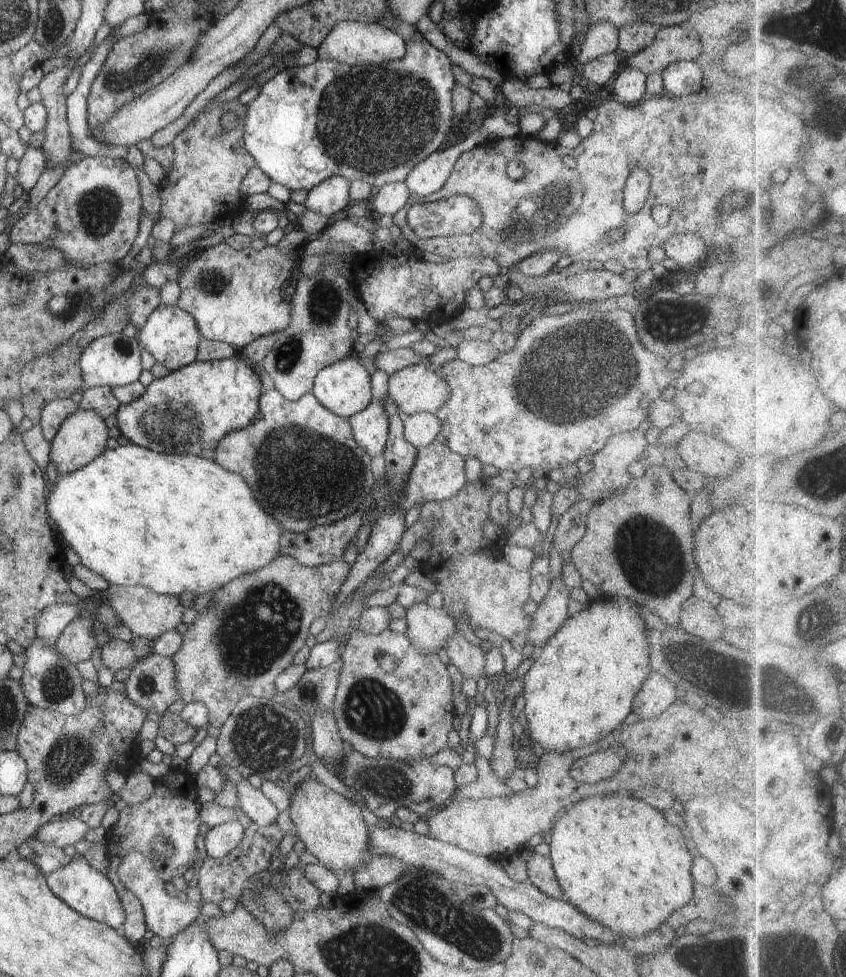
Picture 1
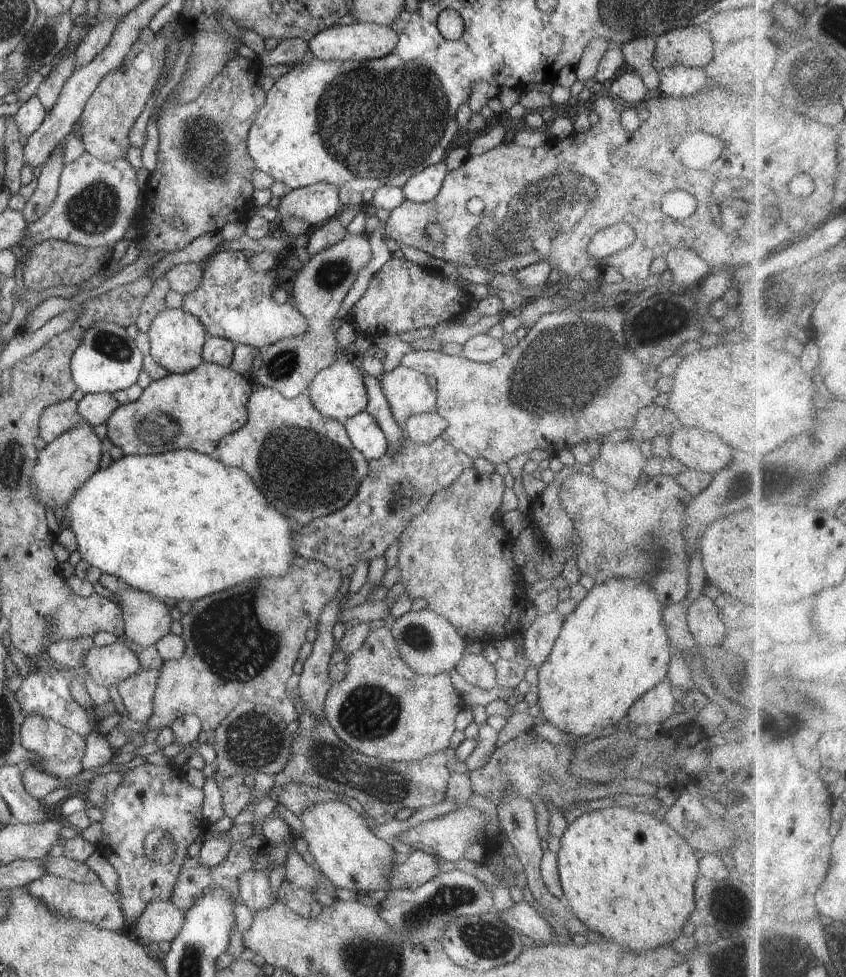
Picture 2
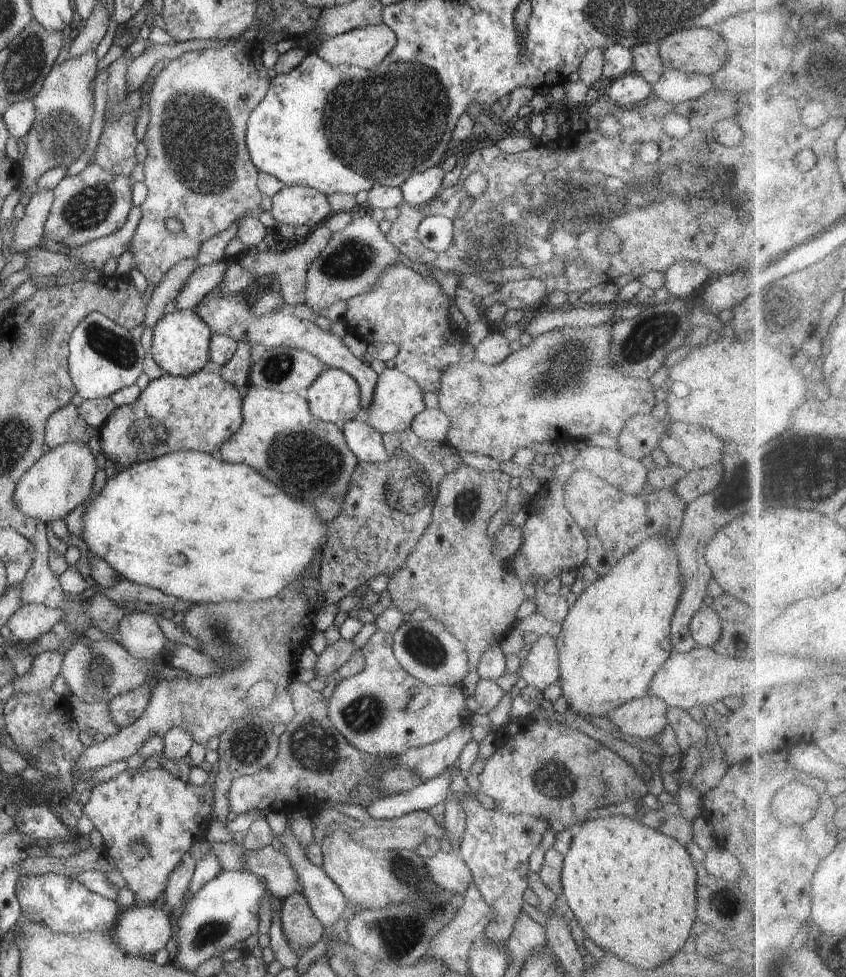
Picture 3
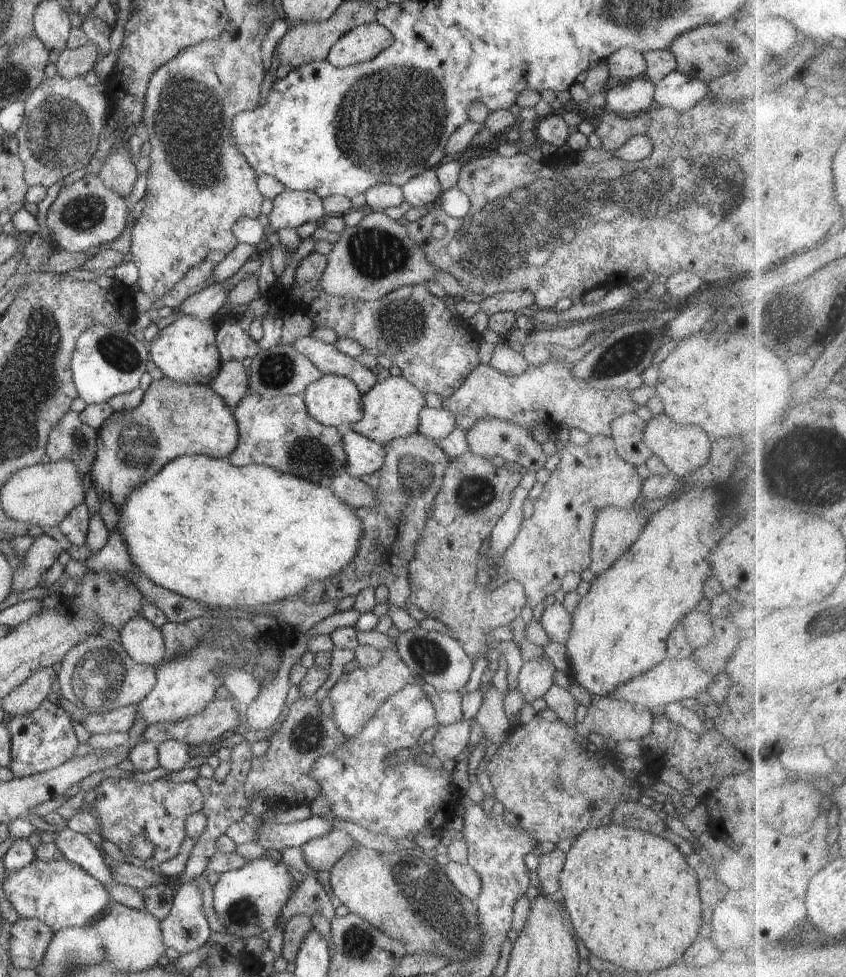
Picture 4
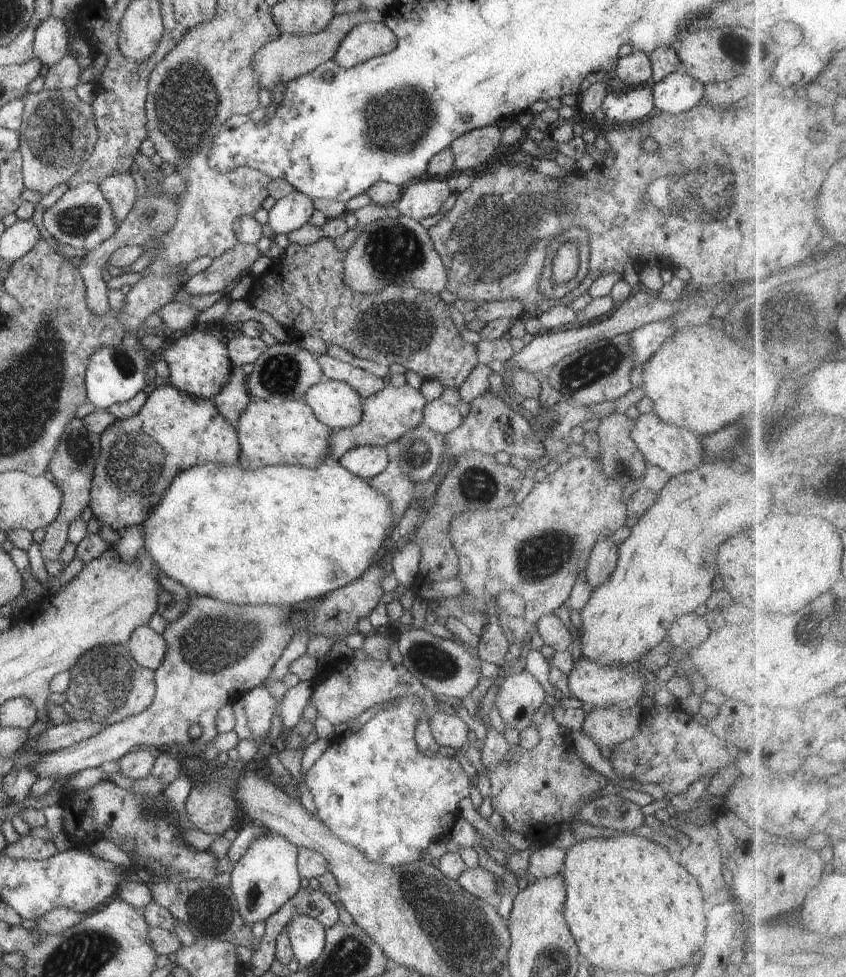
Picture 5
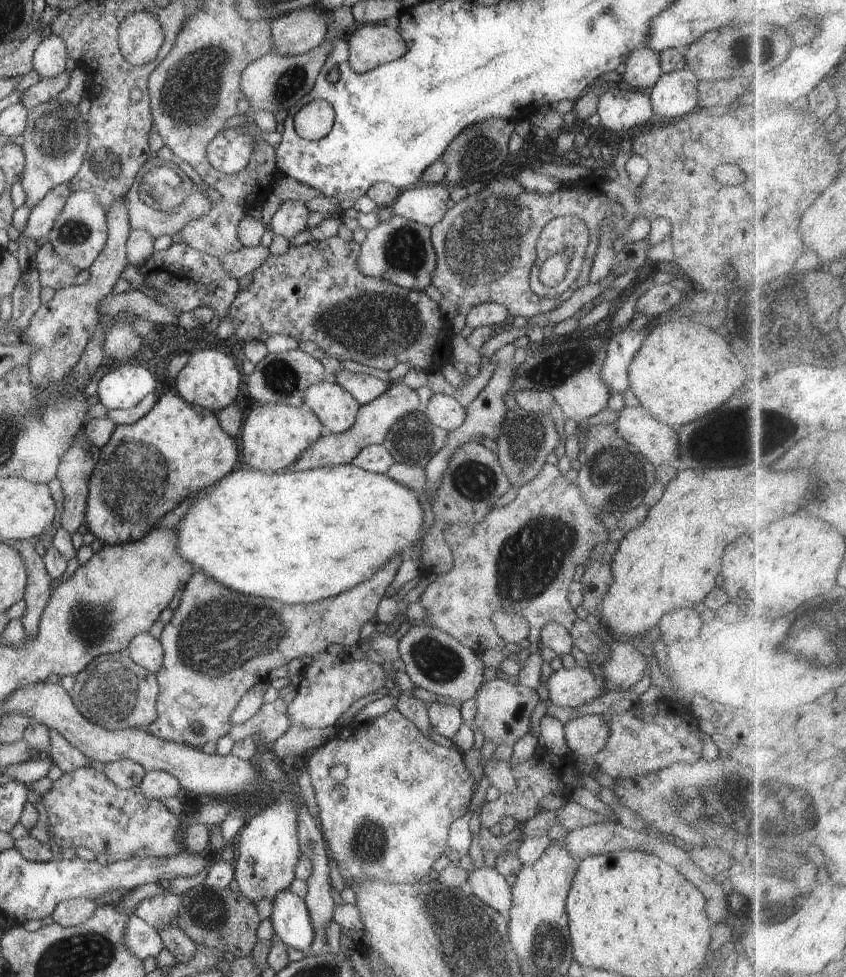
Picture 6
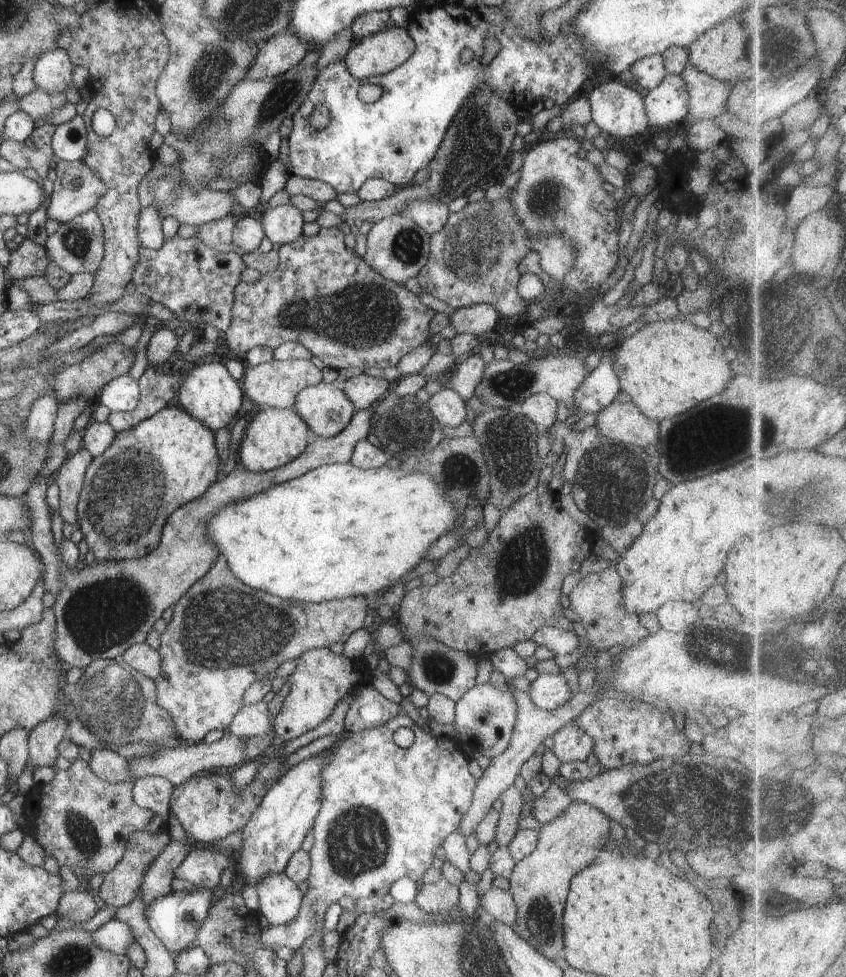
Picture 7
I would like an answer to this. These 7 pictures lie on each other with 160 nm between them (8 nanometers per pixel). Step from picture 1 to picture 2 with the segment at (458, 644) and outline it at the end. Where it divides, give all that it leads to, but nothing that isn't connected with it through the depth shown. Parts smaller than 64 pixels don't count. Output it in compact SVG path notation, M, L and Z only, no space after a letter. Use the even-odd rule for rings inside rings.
M466 653L455 669L463 676L463 681L472 686L486 690L497 686L494 665L488 663L482 654L476 656Z

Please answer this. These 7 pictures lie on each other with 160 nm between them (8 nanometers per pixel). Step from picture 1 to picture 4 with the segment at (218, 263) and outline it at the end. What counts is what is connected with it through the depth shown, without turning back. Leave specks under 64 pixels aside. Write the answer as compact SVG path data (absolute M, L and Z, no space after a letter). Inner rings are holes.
M308 336L298 338L290 345L309 358L324 375L346 377L355 382L362 394L378 383L376 370L372 371L356 359L338 351L332 343L326 344Z

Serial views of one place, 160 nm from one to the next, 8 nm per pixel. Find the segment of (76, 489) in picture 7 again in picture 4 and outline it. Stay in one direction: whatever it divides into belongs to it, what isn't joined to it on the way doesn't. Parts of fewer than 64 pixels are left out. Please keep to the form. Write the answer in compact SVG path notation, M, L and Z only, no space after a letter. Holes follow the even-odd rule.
M69 410L49 432L45 453L48 454L48 458L52 462L62 459L74 461L76 468L79 469L79 474L84 477L95 461L98 435L97 430L85 425L80 420L76 411ZM44 534L37 536L23 561L13 568L13 589L26 591L38 586L41 576L58 560L62 550L60 542L53 537Z

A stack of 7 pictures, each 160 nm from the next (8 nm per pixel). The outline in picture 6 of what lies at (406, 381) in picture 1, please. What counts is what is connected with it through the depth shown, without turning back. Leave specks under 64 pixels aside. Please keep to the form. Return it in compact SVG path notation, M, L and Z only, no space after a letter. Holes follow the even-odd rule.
M401 381L393 382L383 395L377 396L372 402L361 405L354 424L340 434L325 432L312 446L309 446L286 471L309 471L327 466L345 465L351 463L356 455L368 445L382 445L392 424L412 411L421 410L419 396L416 390Z

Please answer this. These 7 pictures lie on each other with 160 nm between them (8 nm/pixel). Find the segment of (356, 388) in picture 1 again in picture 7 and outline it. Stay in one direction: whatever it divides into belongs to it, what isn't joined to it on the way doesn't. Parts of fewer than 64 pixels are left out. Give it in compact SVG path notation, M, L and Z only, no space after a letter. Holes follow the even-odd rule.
M340 383L306 387L295 398L294 410L306 422L313 437L329 439L344 430L355 413Z

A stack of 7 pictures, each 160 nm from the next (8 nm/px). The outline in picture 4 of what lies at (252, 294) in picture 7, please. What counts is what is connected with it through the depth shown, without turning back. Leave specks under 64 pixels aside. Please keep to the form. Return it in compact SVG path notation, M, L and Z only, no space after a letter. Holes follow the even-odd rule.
M312 251L294 272L294 281L289 287L276 282L273 286L273 300L276 300L285 314L299 311L306 306L306 314L317 328L330 328L338 338L350 338L362 346L364 352L377 356L384 354L402 370L402 376L425 395L427 392L438 394L447 399L464 384L465 378L473 368L480 365L478 358L481 339L460 326L456 317L442 301L424 285L408 285L394 289L375 301L361 301L339 297L324 292L320 279L327 265L327 255Z

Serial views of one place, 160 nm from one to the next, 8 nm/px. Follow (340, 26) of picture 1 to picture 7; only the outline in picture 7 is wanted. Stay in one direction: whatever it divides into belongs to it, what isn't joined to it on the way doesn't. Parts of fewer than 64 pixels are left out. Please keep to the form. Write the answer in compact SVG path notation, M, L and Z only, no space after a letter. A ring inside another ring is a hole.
M390 24L382 32L354 41L345 58L348 72L358 80L384 76L416 52L416 43L406 27Z

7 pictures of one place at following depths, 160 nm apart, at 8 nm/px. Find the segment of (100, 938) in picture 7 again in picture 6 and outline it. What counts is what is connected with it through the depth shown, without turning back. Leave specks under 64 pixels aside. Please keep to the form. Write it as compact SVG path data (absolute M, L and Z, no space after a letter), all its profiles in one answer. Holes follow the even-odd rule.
M135 914L125 924L124 938L125 947L140 960L155 957L165 948L159 930Z

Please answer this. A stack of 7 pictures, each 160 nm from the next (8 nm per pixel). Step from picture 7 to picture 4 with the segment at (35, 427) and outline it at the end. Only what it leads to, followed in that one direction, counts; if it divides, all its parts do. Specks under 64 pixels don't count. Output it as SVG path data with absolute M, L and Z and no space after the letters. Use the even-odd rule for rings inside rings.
M123 134L113 148L113 153L106 159L104 166L100 169L99 177L103 183L112 189L116 194L128 199L130 192L134 188L136 175L136 165L132 163L128 151L124 150L123 143L127 141L128 136Z

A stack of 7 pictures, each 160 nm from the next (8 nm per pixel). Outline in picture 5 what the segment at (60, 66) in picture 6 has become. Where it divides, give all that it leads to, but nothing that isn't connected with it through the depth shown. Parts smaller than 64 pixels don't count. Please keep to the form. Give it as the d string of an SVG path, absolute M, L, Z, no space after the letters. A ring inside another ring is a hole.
M48 17L36 29L33 42L34 57L50 68L69 54L70 31L62 19Z

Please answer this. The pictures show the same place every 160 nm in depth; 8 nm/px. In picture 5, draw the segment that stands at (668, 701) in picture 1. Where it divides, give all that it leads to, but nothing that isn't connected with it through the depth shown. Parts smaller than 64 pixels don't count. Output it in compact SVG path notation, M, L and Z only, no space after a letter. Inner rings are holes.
M637 705L627 709L593 708L586 714L581 731L599 748L620 744L636 734L643 710Z

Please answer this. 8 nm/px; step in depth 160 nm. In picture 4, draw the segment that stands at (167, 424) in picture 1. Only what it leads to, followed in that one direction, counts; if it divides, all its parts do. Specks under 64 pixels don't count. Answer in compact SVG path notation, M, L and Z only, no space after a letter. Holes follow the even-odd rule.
M162 377L153 380L136 408L112 413L98 434L95 461L91 466L91 482L99 498L111 500L120 513L125 497L171 460L184 455L206 455L217 459L228 457L236 450L239 430L232 410L209 386L189 385Z

